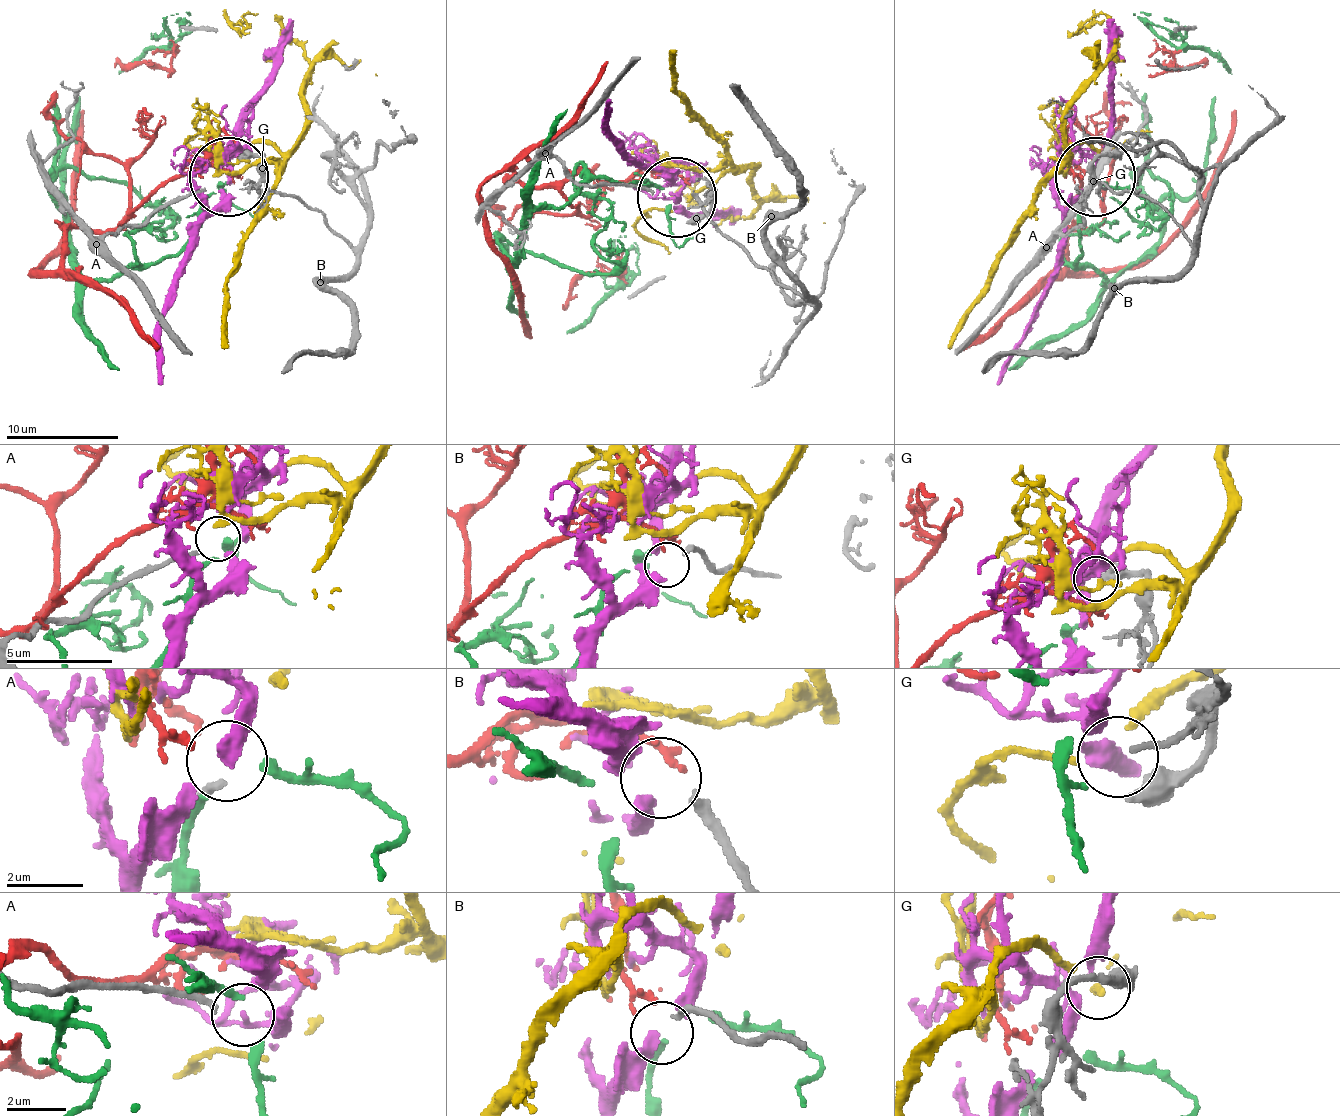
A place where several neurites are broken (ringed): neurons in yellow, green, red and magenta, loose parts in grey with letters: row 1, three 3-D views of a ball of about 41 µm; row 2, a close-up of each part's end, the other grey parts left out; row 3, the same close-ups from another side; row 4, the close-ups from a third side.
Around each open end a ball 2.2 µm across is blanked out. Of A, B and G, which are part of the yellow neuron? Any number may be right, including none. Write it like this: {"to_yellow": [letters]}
{"to_yellow": ["G"]}

